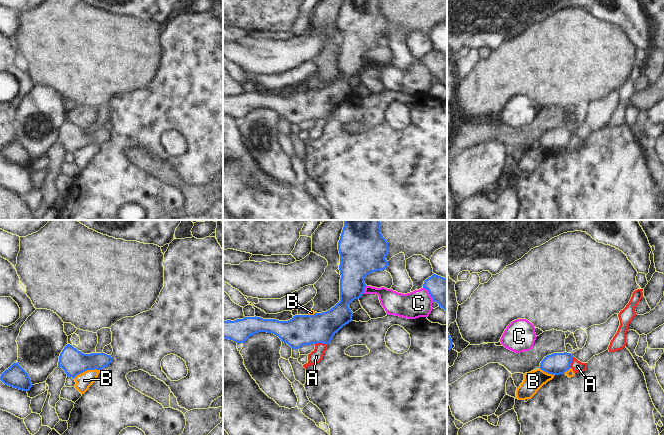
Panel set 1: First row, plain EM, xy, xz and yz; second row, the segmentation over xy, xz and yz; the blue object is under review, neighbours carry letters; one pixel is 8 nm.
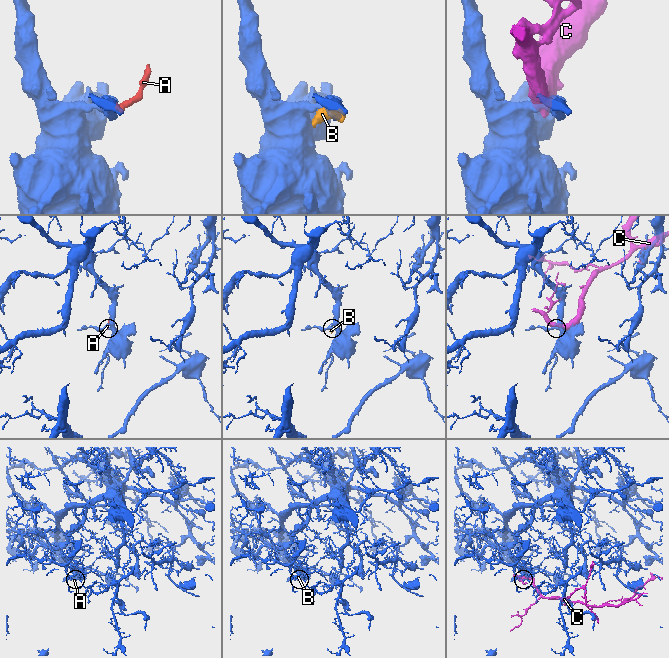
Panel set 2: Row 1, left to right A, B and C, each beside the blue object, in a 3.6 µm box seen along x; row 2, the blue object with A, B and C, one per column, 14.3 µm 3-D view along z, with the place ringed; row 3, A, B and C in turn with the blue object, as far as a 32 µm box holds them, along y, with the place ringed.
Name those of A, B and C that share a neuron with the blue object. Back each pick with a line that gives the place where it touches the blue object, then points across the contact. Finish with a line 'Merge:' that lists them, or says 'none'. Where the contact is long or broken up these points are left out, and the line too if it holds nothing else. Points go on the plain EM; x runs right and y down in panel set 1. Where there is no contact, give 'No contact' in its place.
Merge: none

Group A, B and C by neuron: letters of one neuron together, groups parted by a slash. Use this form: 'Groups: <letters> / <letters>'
Groups: A B / C

